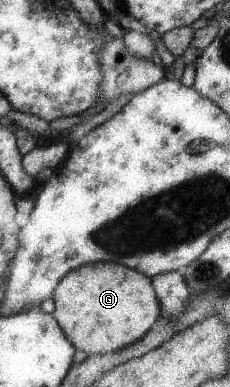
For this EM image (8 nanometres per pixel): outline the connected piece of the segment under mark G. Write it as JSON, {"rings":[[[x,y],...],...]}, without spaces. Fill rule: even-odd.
{"rings":[[[112,262],[82,265],[81,268],[74,269],[62,279],[52,299],[56,307],[53,314],[58,318],[62,329],[65,329],[74,347],[88,353],[89,356],[111,354],[126,349],[140,341],[162,316],[162,304],[157,289],[154,289],[153,278],[137,269]]]}

